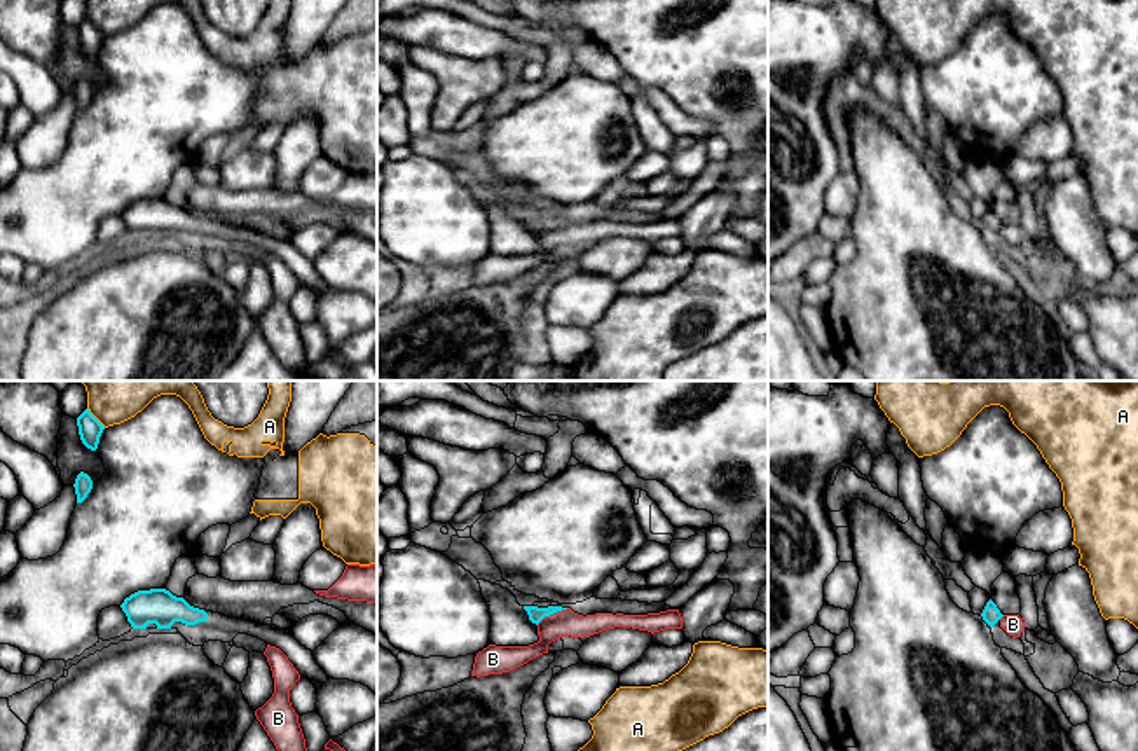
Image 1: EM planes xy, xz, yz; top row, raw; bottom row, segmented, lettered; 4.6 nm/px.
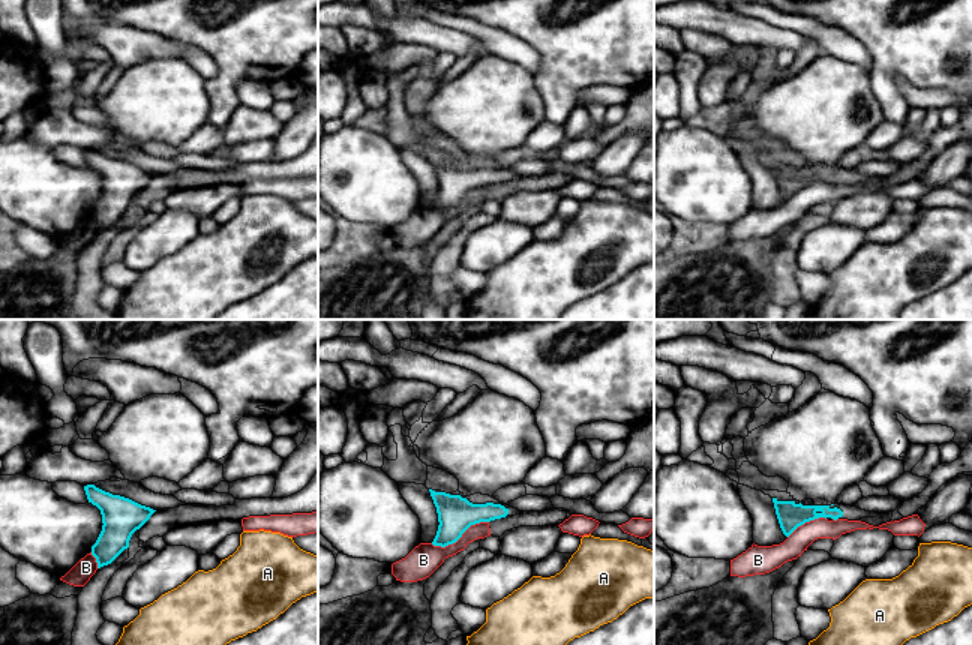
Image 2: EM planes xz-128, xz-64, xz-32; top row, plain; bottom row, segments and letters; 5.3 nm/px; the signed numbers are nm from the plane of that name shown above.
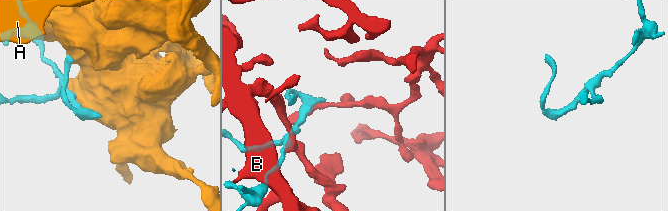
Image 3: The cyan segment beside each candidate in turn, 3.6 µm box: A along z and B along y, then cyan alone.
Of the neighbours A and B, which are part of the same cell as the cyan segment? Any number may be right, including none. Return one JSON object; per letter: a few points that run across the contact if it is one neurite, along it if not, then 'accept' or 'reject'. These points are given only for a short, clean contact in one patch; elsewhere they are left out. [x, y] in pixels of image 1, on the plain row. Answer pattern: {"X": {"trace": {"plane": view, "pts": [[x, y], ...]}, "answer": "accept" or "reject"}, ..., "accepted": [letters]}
{"A": {"answer": "reject"}, "B": {"answer": "reject"}, "accepted": []}

